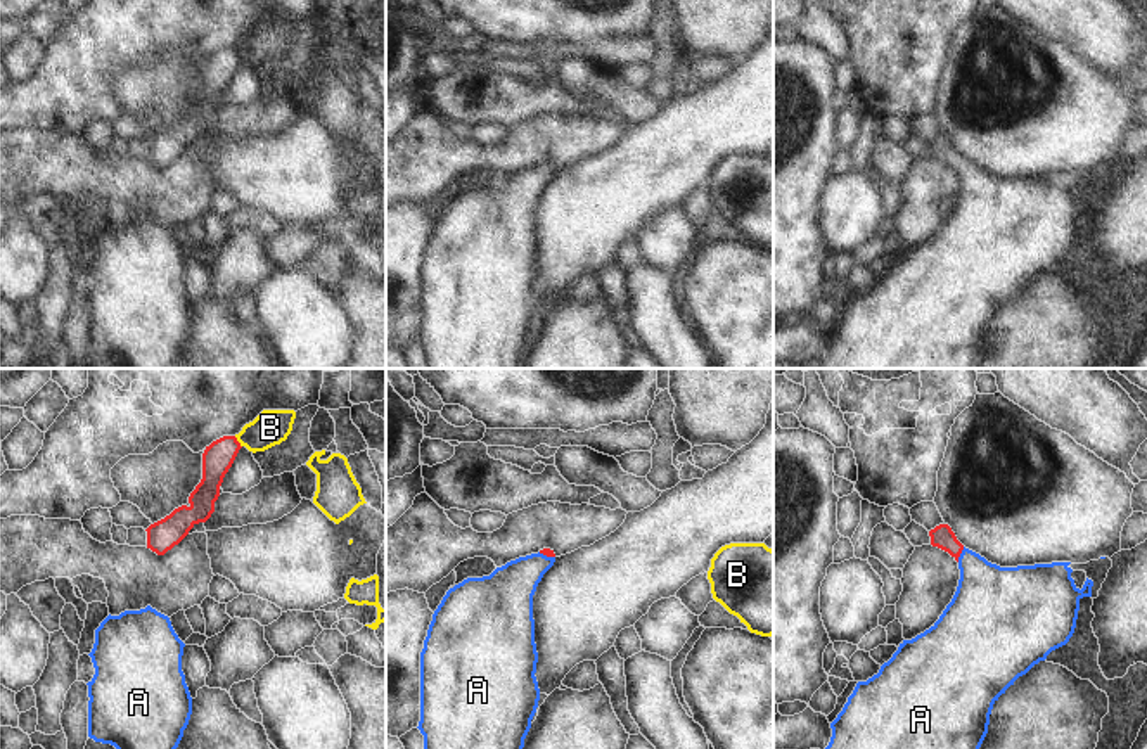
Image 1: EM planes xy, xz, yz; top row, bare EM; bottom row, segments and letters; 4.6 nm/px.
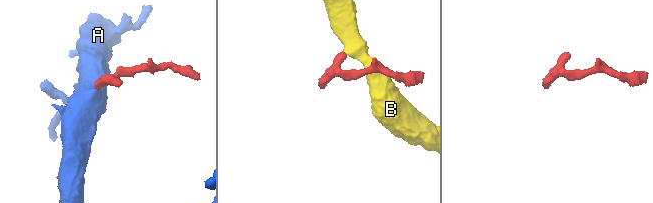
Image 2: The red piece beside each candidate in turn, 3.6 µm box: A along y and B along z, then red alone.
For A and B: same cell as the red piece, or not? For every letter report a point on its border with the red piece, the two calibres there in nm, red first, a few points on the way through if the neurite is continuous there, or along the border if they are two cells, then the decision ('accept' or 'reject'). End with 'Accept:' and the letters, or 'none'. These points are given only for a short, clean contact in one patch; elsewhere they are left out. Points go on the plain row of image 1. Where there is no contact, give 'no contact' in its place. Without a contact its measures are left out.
A: meets red in yz at (961, 165); 110 nm thick on the red side, 300 nm on the other; runs through yz (941, 149), (961, 165), (973, 179), (988, 210); accept
B: meets red in xy at (237, 54); 140 nm thick on the red side, 170 nm on the other; border along xy (234, 49), (241, 59); reject
Accept: A

